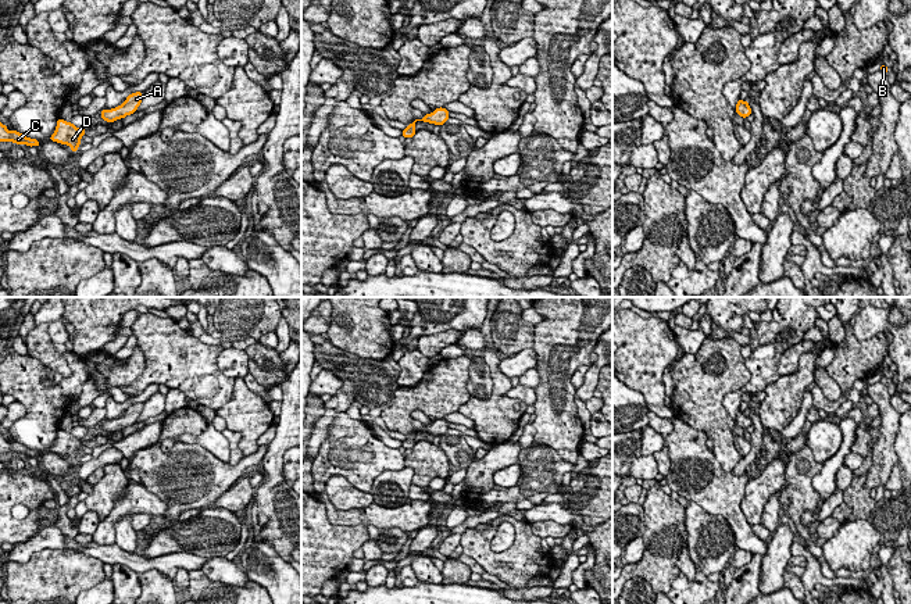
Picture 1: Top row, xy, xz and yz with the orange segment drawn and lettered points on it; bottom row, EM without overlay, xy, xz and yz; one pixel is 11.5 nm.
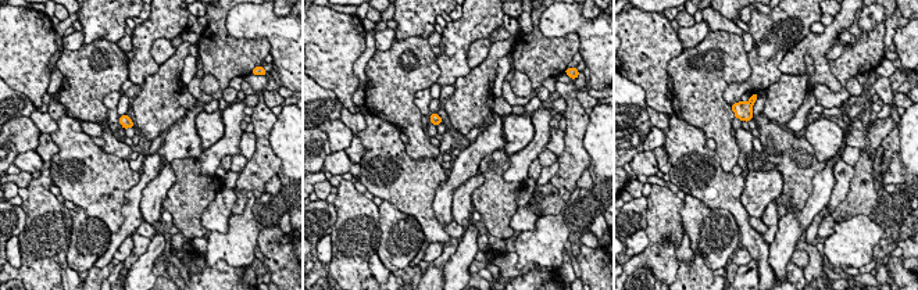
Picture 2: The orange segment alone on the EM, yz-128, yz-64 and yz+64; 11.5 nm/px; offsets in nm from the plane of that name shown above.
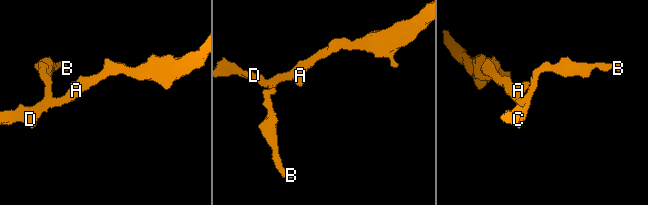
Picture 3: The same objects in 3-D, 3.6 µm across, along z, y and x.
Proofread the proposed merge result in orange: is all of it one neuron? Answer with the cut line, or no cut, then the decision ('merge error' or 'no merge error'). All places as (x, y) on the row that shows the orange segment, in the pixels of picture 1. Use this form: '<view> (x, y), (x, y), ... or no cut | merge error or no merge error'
no cut | no merge error

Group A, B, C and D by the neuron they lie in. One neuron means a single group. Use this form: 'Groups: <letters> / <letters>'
Groups: A B C D

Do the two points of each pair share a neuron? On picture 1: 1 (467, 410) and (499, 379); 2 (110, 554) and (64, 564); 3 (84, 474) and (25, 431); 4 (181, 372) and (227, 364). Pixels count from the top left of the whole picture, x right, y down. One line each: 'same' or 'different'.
1: same
2: different
3: different
4: different

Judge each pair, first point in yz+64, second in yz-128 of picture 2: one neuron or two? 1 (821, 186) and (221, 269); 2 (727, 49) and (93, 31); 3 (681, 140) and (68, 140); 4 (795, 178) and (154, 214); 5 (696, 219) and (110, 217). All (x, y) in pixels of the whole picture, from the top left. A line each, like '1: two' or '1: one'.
1: two
2: two
3: one
4: two
5: two

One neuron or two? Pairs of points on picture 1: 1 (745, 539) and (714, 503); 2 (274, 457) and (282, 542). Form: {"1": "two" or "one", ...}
{"1": "one", "2": "one"}

